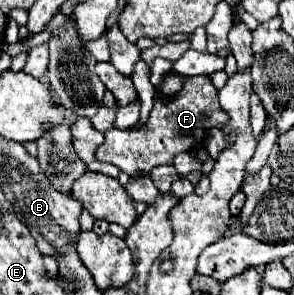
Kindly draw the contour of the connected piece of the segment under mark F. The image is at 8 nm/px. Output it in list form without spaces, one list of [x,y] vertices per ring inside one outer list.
[[[165,73],[161,85],[157,87],[155,105],[149,115],[149,121],[141,127],[113,127],[105,131],[105,141],[95,151],[97,161],[117,165],[129,177],[137,177],[141,173],[149,175],[151,169],[157,165],[171,165],[177,153],[191,151],[197,145],[201,145],[213,127],[225,127],[229,123],[229,115],[221,111],[217,103],[217,89],[211,83],[211,77],[185,77],[183,87],[177,93],[163,95],[161,87],[167,81],[167,77],[171,77],[171,73]]]

